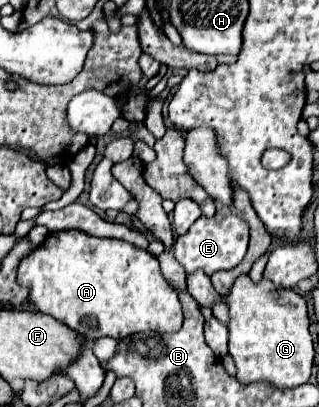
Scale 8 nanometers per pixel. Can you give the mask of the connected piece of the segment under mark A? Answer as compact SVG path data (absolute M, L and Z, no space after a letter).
M58 231L58 233L50 233L36 249L32 249L18 265L18 283L22 287L28 287L30 289L30 295L28 295L28 301L30 305L34 307L36 313L44 313L44 315L50 315L58 321L62 321L64 325L68 325L72 331L80 333L82 337L86 337L90 343L100 339L100 337L114 337L114 339L122 339L122 337L128 337L132 333L142 333L142 331L178 331L182 327L182 307L180 307L180 301L178 301L178 295L174 293L172 287L168 287L168 281L164 279L162 271L160 271L160 263L154 255L150 255L148 251L144 249L136 249L134 245L126 243L126 241L120 241L120 239L98 239L98 237L92 237L88 233L82 233L82 231Z

